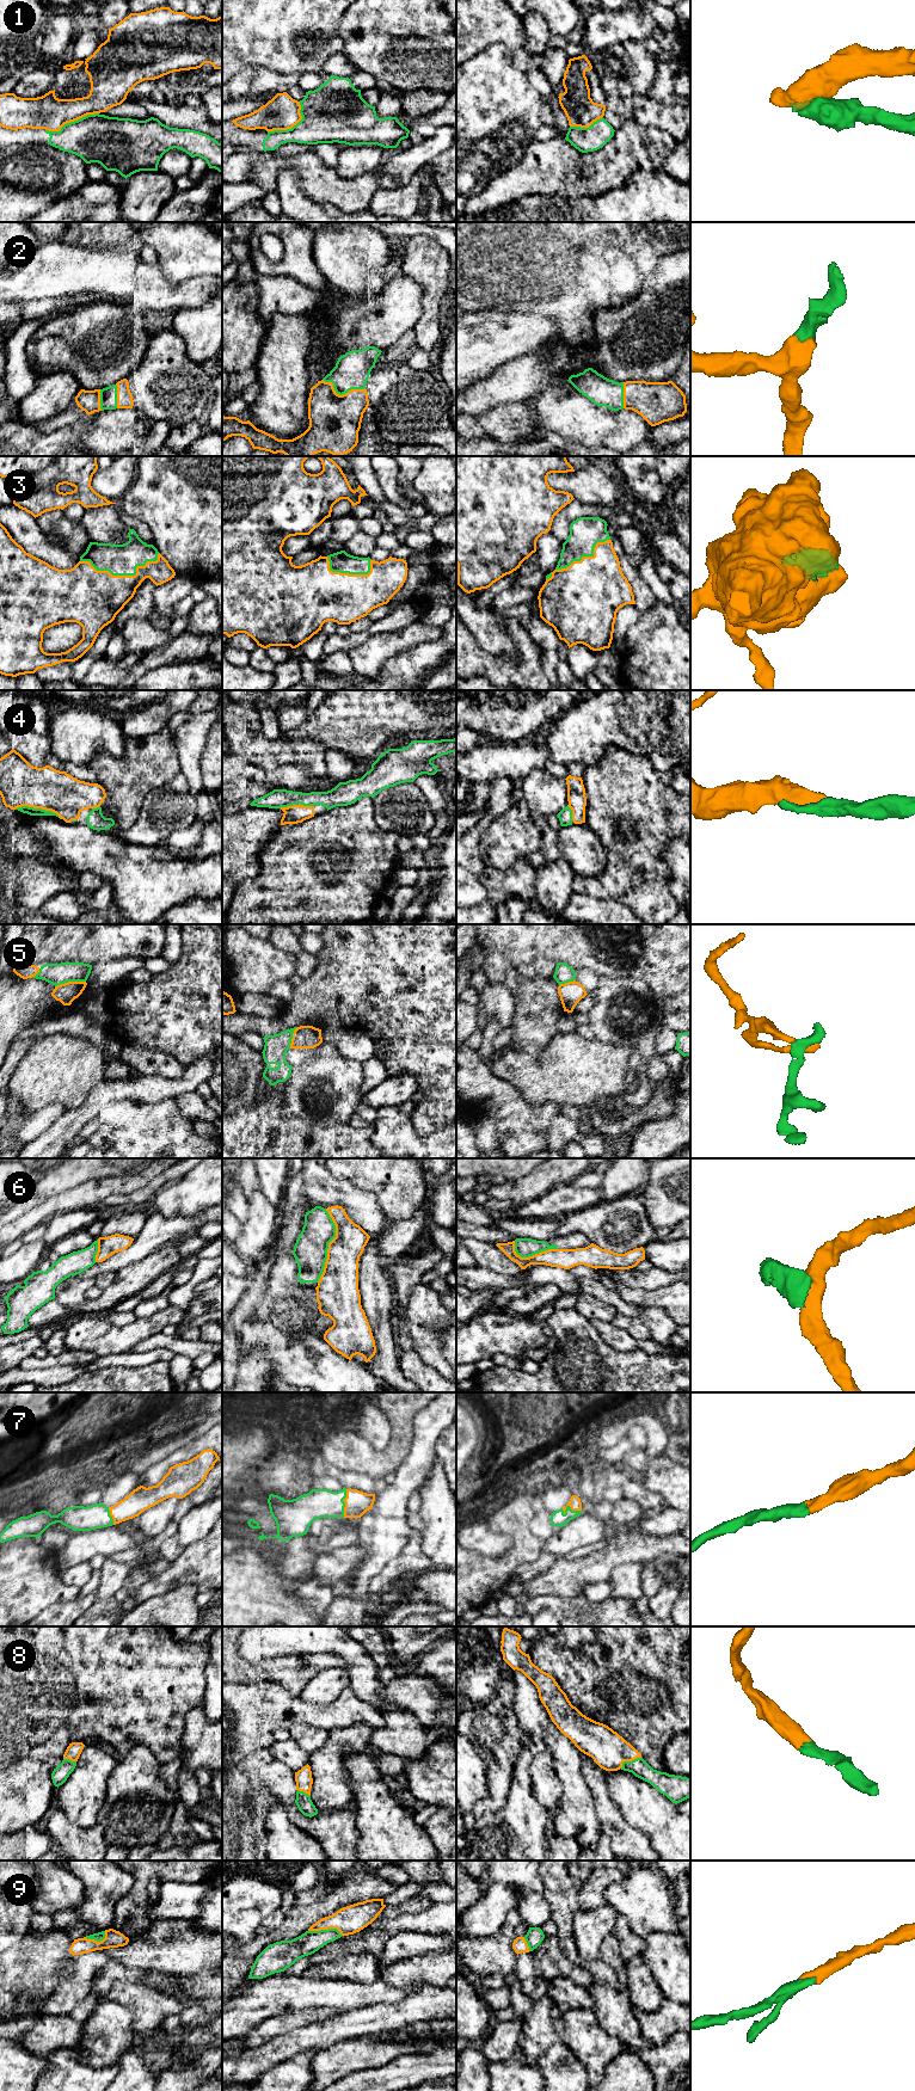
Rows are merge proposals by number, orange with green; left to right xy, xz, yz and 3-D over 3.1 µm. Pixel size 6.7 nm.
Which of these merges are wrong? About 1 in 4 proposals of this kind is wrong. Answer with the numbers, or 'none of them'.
1, 6

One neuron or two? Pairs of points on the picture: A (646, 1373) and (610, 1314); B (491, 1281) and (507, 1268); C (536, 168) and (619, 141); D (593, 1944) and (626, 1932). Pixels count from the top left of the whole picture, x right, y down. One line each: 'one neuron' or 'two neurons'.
A: two neurons
B: two neurons
C: one neuron
D: two neurons

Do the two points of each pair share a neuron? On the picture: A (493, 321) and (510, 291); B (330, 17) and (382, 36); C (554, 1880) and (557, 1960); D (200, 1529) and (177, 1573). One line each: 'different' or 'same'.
A: different
B: different
C: different
D: different

